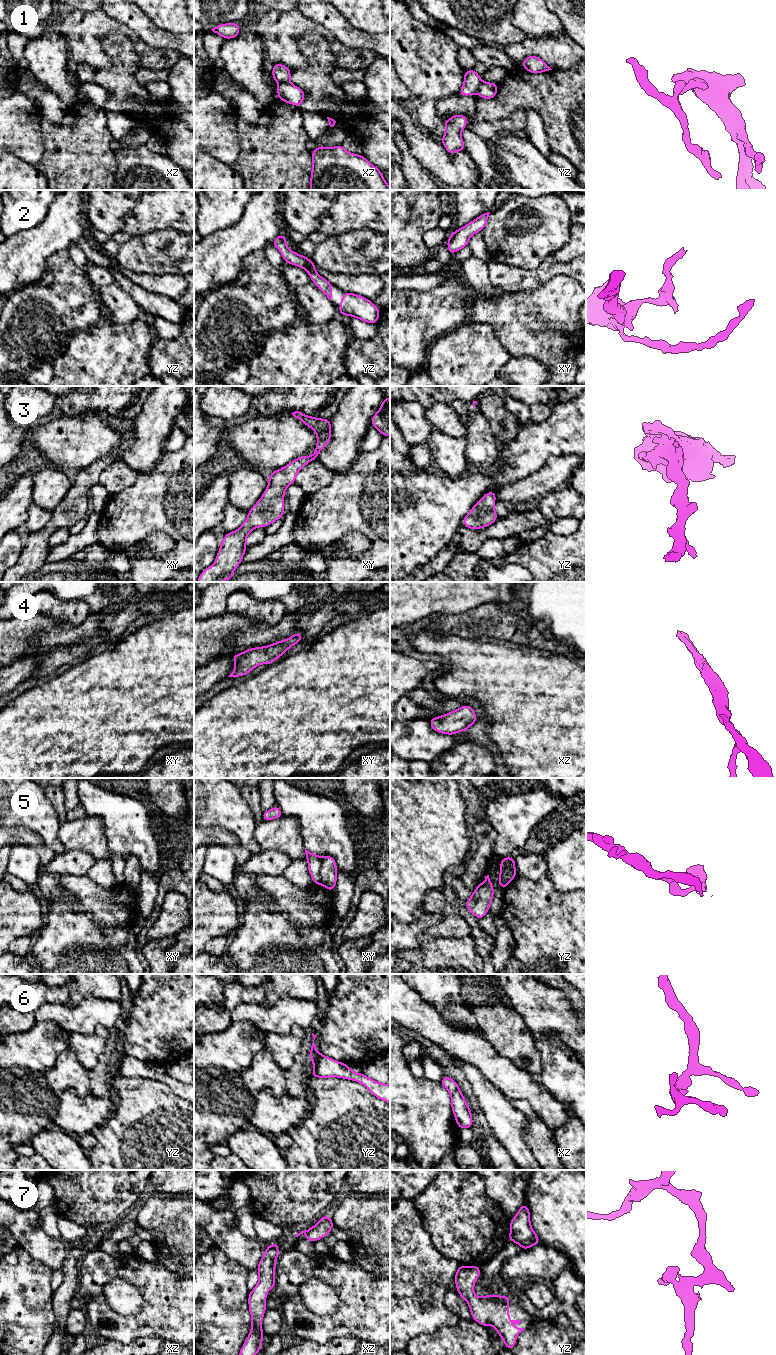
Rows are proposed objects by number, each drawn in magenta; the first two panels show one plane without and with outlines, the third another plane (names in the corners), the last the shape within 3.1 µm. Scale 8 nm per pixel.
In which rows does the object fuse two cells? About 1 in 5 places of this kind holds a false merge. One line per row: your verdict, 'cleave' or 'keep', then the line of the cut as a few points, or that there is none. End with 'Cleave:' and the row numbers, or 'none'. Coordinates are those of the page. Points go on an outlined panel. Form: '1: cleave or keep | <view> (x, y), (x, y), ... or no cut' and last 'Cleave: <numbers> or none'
1: cleave | yz (481, 81), (476, 92)
2: keep | no cut
3: keep | no cut
4: keep | no cut
5: cleave | xy (321, 857), (319, 883)
6: keep | no cut
7: keep | no cut
Cleave: 1, 5

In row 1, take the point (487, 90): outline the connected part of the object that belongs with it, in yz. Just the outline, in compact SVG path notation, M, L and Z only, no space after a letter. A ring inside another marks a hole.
M481 82L477 93L482 99L492 99L496 97L498 86L496 83Z

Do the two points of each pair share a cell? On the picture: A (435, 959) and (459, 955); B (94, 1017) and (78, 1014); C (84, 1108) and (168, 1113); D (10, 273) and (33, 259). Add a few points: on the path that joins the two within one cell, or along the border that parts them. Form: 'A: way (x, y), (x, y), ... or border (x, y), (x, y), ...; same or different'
A: way (441, 955), (453, 955); same
B: way (90, 1016), (82, 1016); same
C: border (111, 1096), (113, 1111), (102, 1125), (96, 1127); different
D: way (16, 267), (24, 259), (27, 259); same

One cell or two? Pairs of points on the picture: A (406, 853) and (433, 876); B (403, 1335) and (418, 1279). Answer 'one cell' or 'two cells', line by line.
A: one cell
B: one cell

